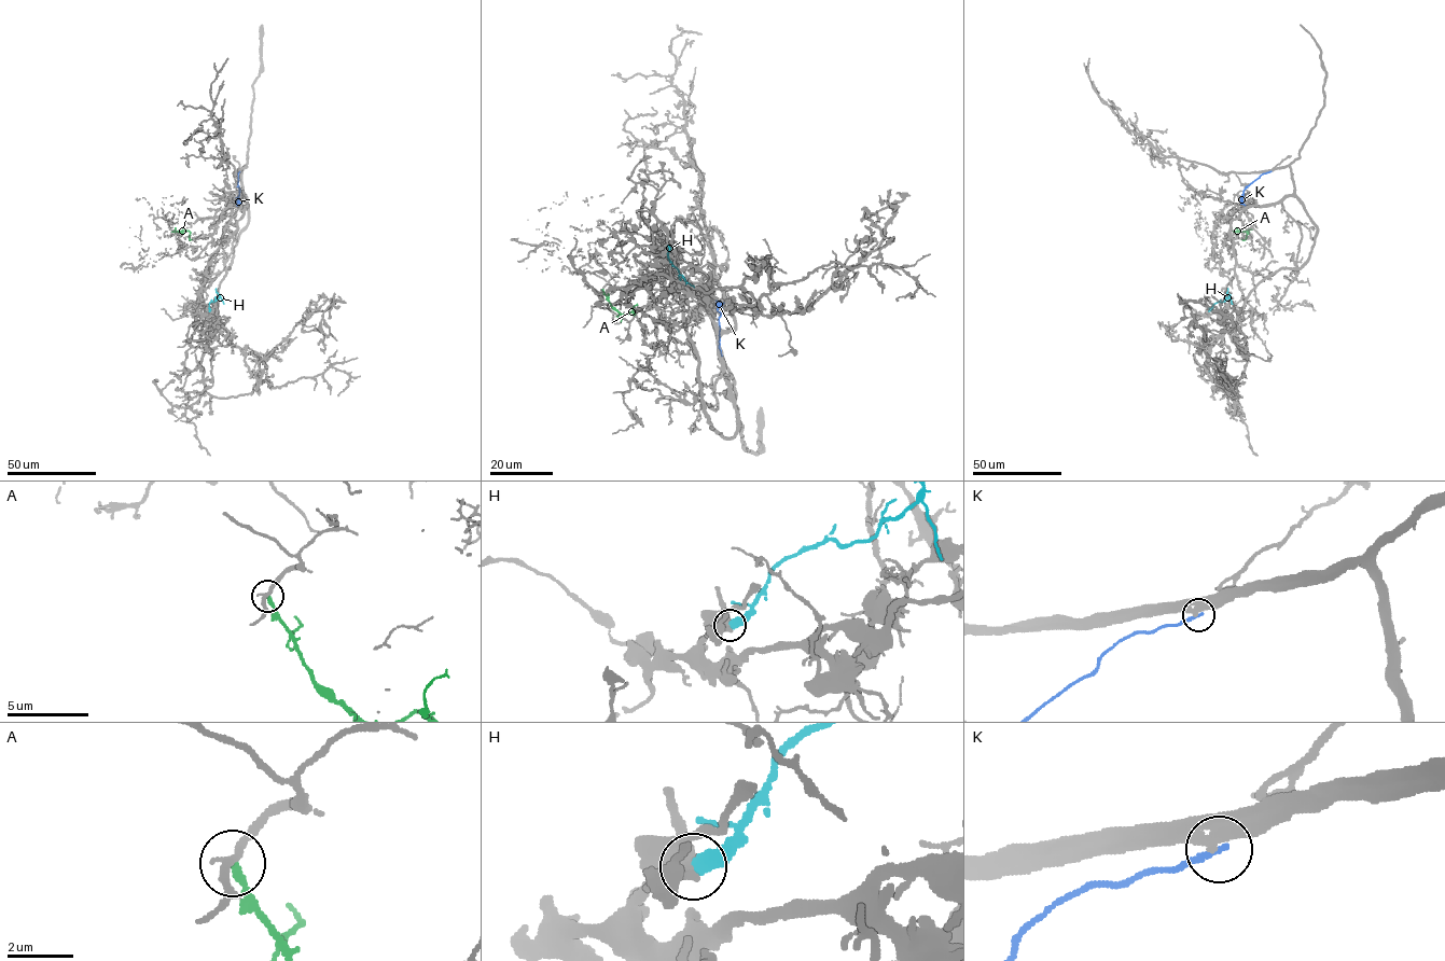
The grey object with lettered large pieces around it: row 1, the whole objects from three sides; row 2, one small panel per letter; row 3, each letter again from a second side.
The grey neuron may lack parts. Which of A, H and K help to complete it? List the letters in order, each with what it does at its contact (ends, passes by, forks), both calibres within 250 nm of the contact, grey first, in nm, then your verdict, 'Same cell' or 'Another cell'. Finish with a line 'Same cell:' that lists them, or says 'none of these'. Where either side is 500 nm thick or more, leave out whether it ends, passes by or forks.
A: It ends there. Thickness 240 nm (grey) against 240 nm. Another cell
H: Thickness 280 nm (grey) against 500 nm. Another cell
K: It ends there. Thickness 480 nm (grey) against 180 nm. Another cell
Same cell: none of these

